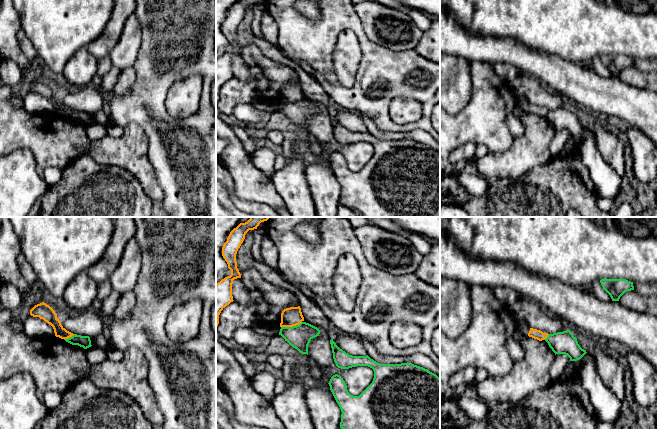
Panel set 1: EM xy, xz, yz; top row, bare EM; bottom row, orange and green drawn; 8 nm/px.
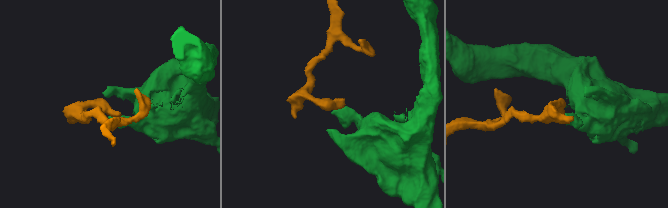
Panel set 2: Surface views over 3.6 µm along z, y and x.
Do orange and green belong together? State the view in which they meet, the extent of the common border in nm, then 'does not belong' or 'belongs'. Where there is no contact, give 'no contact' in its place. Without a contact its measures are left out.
contact in xz; length 180 nm; does not belong

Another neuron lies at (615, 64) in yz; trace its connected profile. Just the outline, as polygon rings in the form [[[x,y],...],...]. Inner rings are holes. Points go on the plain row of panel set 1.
[[[601,55],[603,65],[610,71],[612,77],[619,77],[620,73],[627,67],[634,66],[633,58],[626,55]]]

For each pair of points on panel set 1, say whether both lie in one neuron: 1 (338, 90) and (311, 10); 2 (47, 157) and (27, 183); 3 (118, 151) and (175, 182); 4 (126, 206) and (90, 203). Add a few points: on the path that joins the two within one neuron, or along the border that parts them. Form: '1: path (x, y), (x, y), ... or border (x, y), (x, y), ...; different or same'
1: border (296, 10), (310, 20), (317, 20), (321, 16); different
2: border (27, 148), (32, 153), (40, 172); different
3: border (148, 148), (148, 160), (163, 193); different
4: path (117, 206), (99, 206); same

